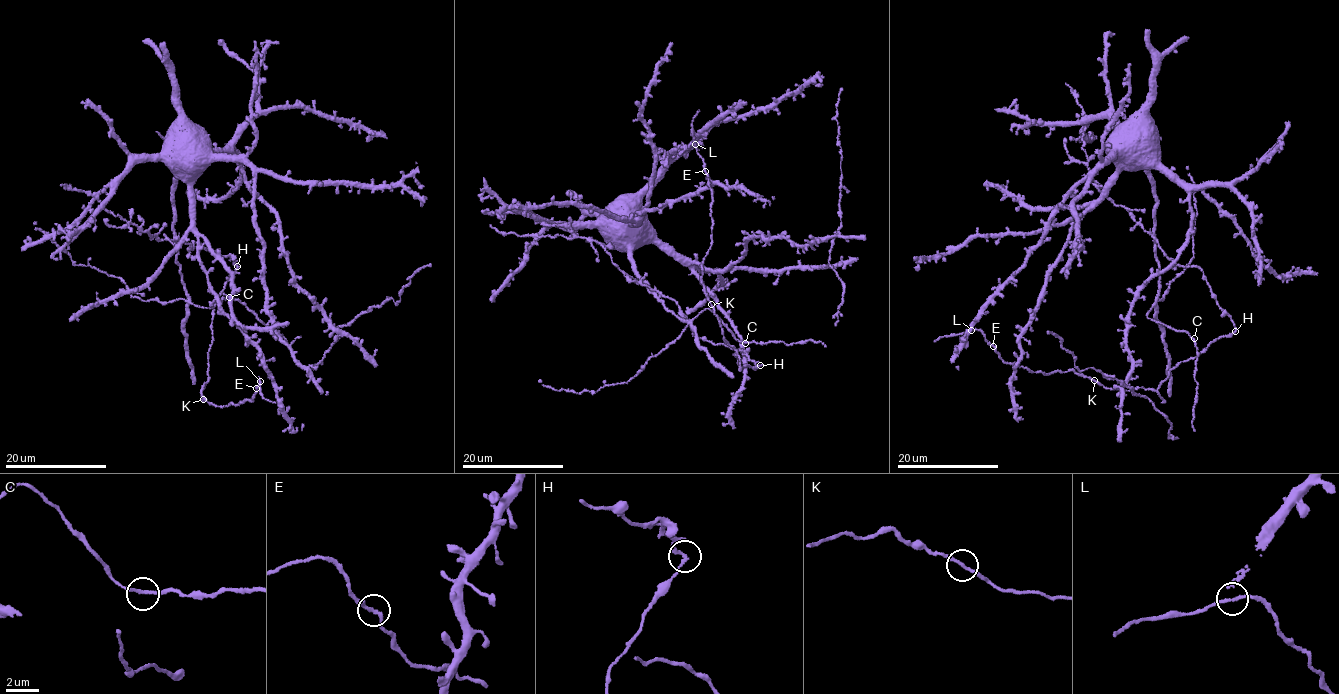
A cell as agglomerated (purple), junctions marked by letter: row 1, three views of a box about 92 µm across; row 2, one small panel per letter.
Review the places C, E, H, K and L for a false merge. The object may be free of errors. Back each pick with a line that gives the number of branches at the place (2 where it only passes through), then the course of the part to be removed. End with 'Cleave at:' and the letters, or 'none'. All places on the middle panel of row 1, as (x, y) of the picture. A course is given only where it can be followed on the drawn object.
H: 2 | (761, 366), (742, 351), (696, 337), (672, 299), (631, 281), (596, 241), (522, 236), (489, 225)
Cleave at: H

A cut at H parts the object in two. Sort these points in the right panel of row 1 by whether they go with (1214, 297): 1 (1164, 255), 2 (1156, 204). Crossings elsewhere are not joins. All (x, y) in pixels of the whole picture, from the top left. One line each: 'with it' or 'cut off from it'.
1: with it
2: cut off from it

